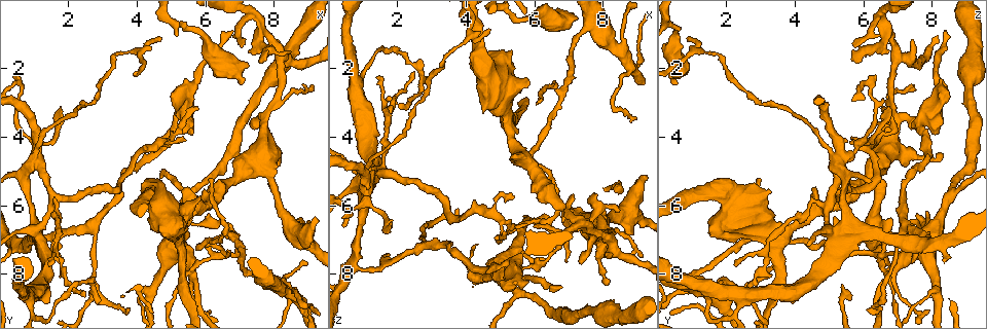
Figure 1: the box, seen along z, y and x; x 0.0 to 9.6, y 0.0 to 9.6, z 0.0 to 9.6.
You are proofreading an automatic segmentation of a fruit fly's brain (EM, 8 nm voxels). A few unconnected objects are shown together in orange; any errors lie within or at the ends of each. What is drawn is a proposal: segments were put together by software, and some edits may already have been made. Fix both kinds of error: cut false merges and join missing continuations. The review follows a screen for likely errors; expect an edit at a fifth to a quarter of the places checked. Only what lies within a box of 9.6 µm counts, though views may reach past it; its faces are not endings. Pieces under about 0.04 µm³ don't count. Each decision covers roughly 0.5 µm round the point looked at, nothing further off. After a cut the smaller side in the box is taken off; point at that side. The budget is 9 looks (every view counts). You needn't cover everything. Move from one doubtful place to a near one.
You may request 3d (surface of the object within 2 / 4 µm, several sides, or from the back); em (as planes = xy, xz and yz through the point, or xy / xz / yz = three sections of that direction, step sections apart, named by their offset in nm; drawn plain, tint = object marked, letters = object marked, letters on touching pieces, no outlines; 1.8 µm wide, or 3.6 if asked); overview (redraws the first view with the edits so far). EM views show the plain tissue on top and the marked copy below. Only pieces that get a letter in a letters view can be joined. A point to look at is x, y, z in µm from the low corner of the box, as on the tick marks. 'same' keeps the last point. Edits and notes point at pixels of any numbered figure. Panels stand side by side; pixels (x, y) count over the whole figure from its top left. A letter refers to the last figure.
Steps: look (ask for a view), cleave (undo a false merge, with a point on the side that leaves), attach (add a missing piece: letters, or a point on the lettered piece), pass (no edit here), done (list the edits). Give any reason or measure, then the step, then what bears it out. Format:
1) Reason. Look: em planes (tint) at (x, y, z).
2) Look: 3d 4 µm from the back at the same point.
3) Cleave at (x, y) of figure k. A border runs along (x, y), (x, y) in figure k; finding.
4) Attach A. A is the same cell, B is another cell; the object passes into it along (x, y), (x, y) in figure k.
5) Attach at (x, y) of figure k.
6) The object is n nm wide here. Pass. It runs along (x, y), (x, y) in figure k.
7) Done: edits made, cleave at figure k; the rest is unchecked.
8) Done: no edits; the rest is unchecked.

Four or more arms meet. Look: em planes (letters) at (0.95, 4.60, 5.30).

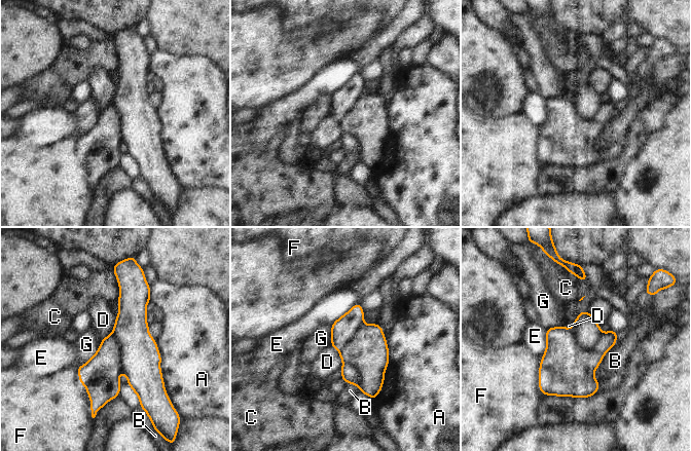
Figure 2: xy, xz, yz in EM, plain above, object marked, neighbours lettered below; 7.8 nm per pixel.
The object is 380 nm wide here. Cleave at (586, 331) of figure 2. A, B, C, D, E, F and G are other cells; a border runs along (569, 330), (586, 351), (603, 333) in figure 2; a second neuron is stuck on.

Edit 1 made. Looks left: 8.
Redraw. Look: overview.

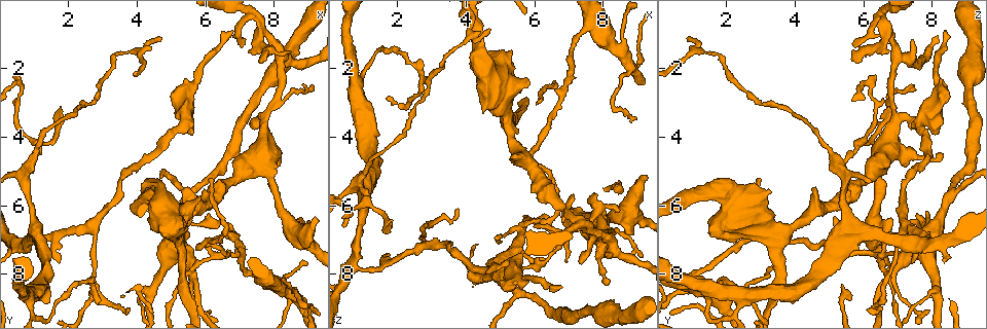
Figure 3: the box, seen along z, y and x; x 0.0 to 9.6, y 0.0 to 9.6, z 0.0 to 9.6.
Calibre changes. Look: em yz step 8 (tint) at (0.70, 7.10, 7.65).

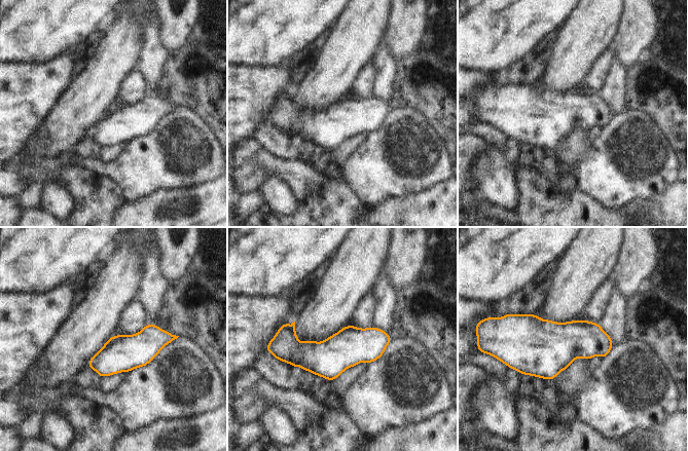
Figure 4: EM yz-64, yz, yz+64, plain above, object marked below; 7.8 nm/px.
Look: em planes (letters) at the same point.

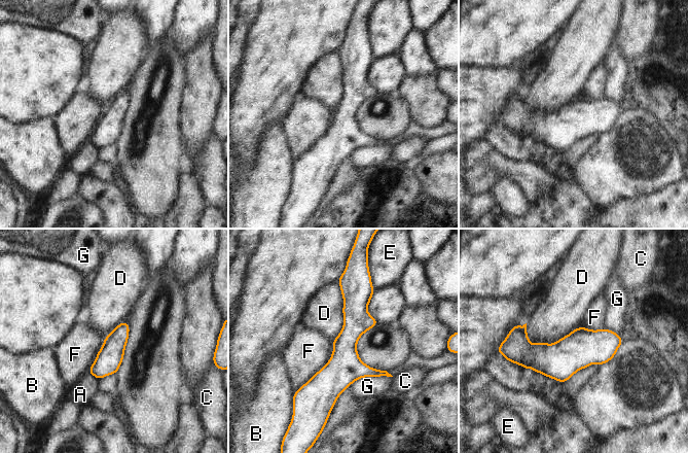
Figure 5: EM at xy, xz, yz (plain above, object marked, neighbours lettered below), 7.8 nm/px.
Pass. A, B, C, D, E, F and G are other cells; it runs along (349, 282), (352, 332), (328, 404) in figure 5; continuous, no second neuron.

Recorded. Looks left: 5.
Look: em planes (letters) at (7.75, 1.00, 6.70).

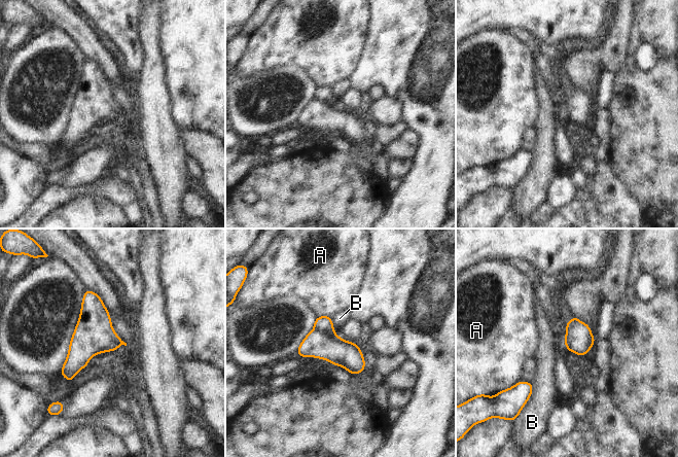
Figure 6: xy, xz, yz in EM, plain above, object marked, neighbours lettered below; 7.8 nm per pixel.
Cleave at (324, 323) of figure 6. A and B are other cells; a border runs along (314, 327), (333, 332) in figure 6; a second neuron is stuck on.

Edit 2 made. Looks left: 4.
Done: edits made, cleave at figure 2, cleave at figure 6; the rest is unchecked.

